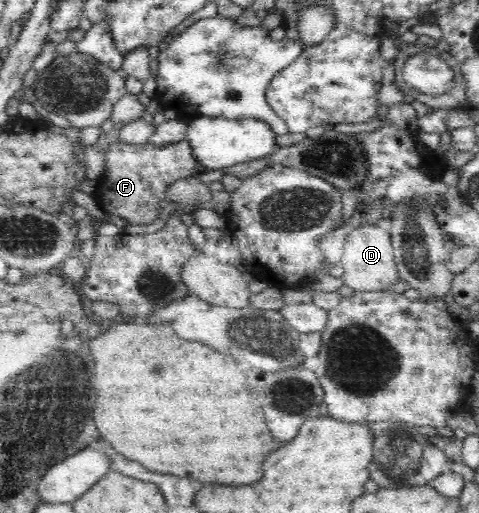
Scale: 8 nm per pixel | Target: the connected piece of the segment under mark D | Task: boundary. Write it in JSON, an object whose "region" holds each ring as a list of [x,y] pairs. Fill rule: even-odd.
{"region":[[[358,222],[357,227],[347,235],[340,265],[344,270],[342,274],[344,284],[356,292],[385,290],[401,281],[394,259],[390,233],[384,225]]]}

